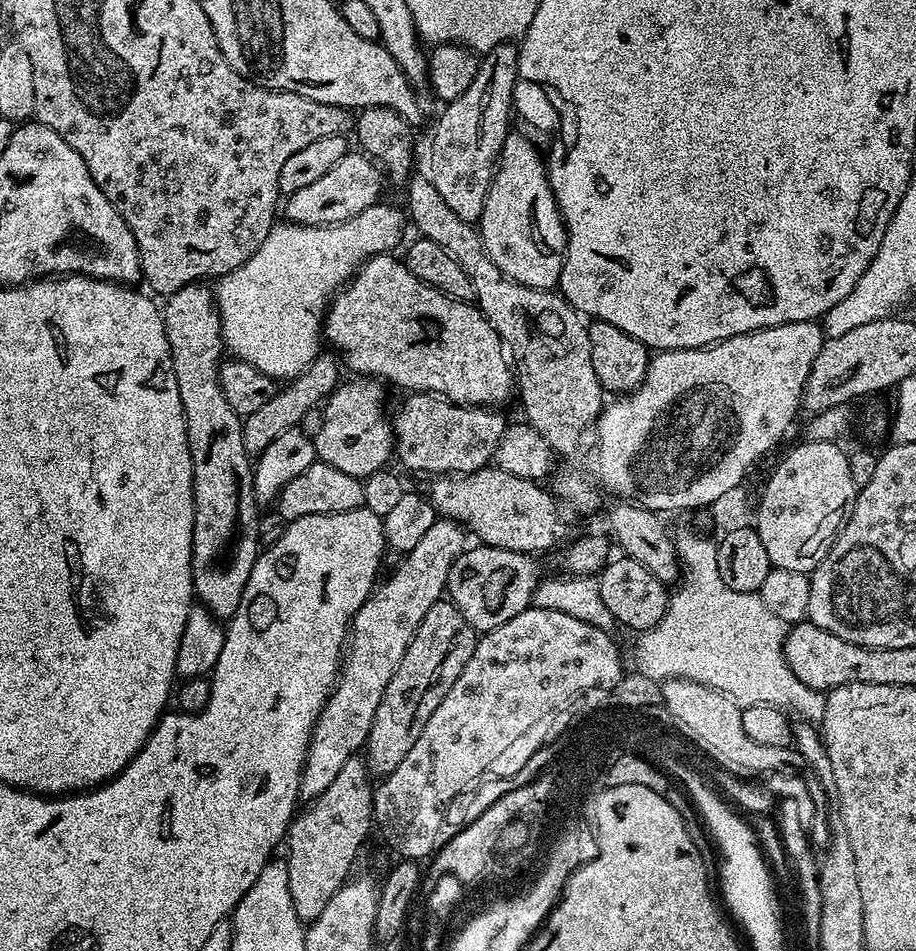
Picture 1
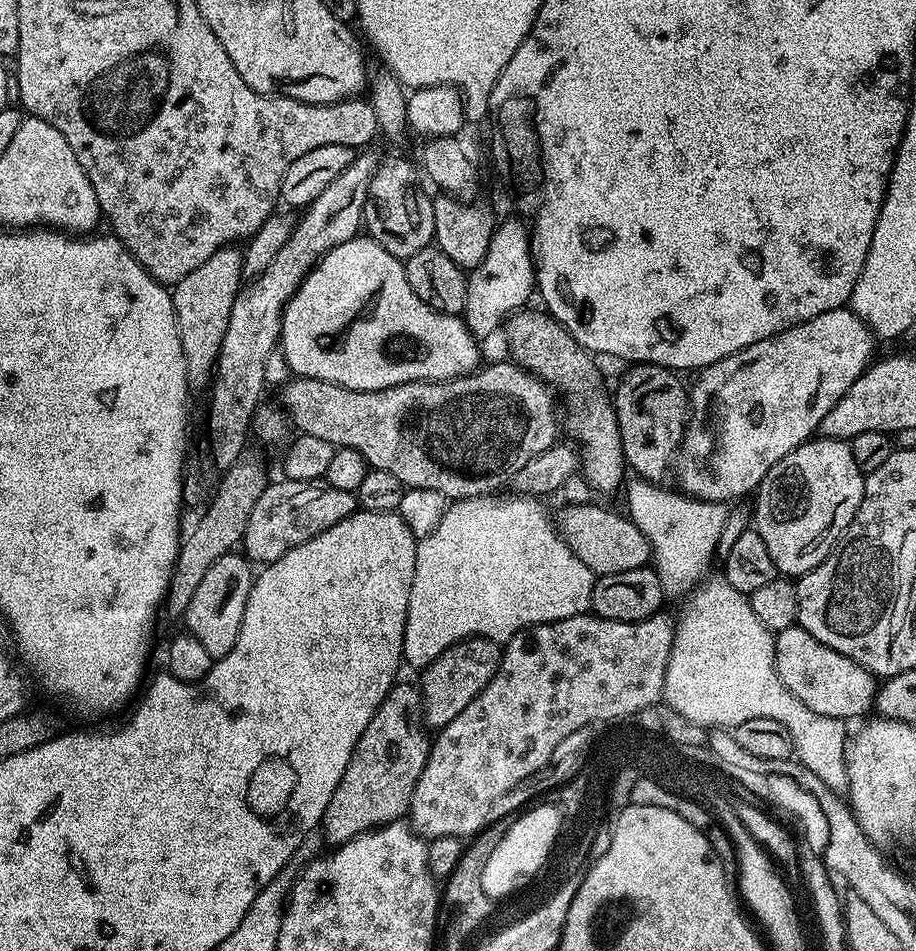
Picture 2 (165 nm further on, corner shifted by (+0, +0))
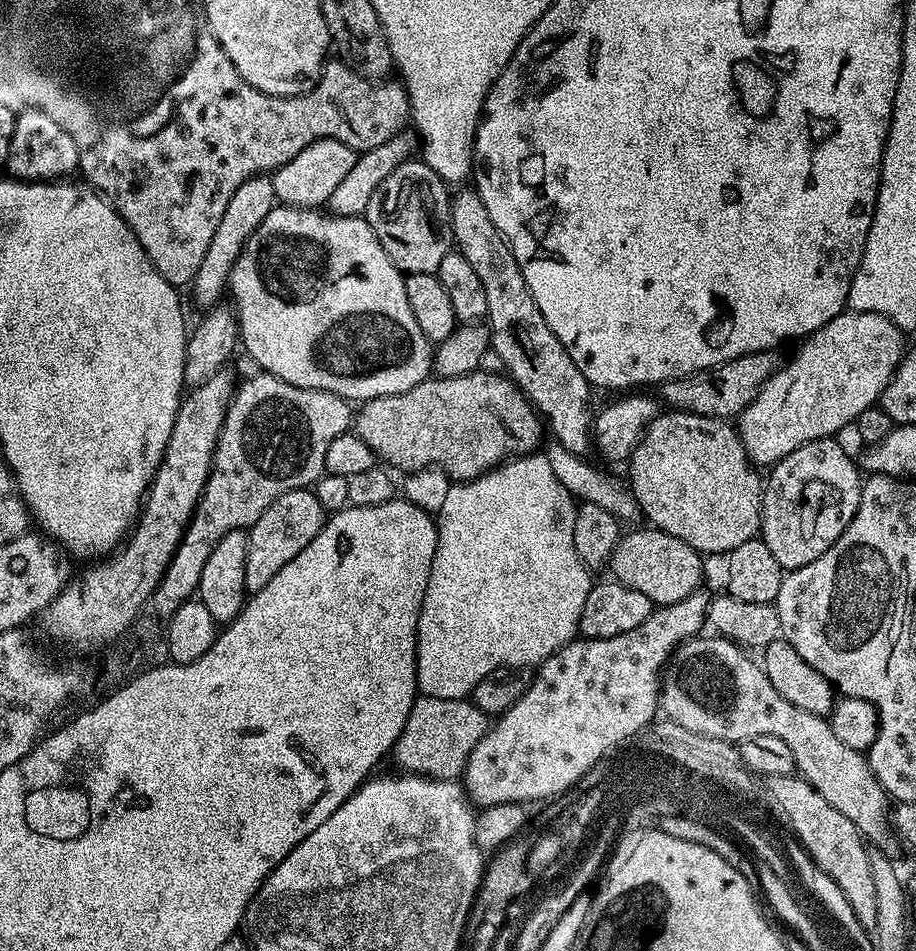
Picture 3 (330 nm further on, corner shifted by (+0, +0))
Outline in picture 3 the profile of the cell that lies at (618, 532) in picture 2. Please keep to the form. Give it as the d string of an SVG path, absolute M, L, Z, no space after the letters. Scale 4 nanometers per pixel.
M643 527L637 532L625 531L621 535L610 561L611 579L630 590L638 590L638 594L646 594L646 598L650 598L653 606L682 602L682 598L686 598L691 592L695 592L701 587L700 579L704 576L704 564L700 561L703 560L701 553L694 551L690 546L686 546L686 542L666 534L661 528Z

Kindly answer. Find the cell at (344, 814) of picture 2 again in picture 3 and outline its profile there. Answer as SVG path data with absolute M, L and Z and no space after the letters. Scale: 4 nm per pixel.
M417 695L412 704L410 714L406 718L406 726L396 740L396 747L392 749L391 759L396 759L397 769L413 776L430 776L433 780L456 780L463 773L466 762L470 758L470 750L481 738L488 733L490 717L483 712L471 699L443 700Z

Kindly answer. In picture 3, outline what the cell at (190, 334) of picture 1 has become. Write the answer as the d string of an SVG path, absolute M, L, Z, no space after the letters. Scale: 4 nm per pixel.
M271 175L252 176L238 190L234 190L234 198L226 205L226 214L222 214L222 222L218 222L218 230L214 230L214 238L210 238L210 246L206 246L206 258L202 258L202 266L198 266L198 274L194 274L190 291L207 310L221 303L220 295L225 295L228 286L228 275L232 272L238 254L244 249L244 243L262 226L266 214L277 207L278 201L274 194Z

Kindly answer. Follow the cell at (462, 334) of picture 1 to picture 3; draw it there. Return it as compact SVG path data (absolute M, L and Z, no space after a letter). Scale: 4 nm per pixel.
M287 206L273 208L270 214L266 214L262 226L258 226L258 230L254 230L254 234L250 234L250 238L244 243L244 249L238 254L232 272L228 275L227 291L230 296L232 292L230 304L234 309L236 325L240 327L239 343L248 351L249 358L257 364L257 369L269 372L270 375L282 378L294 386L326 390L335 396L343 396L349 402L363 402L379 396L402 394L429 379L433 371L434 345L426 338L426 334L422 334L422 329L418 327L418 322L410 310L404 276L396 269L386 250L382 250L374 230L364 216L333 216L324 210Z

